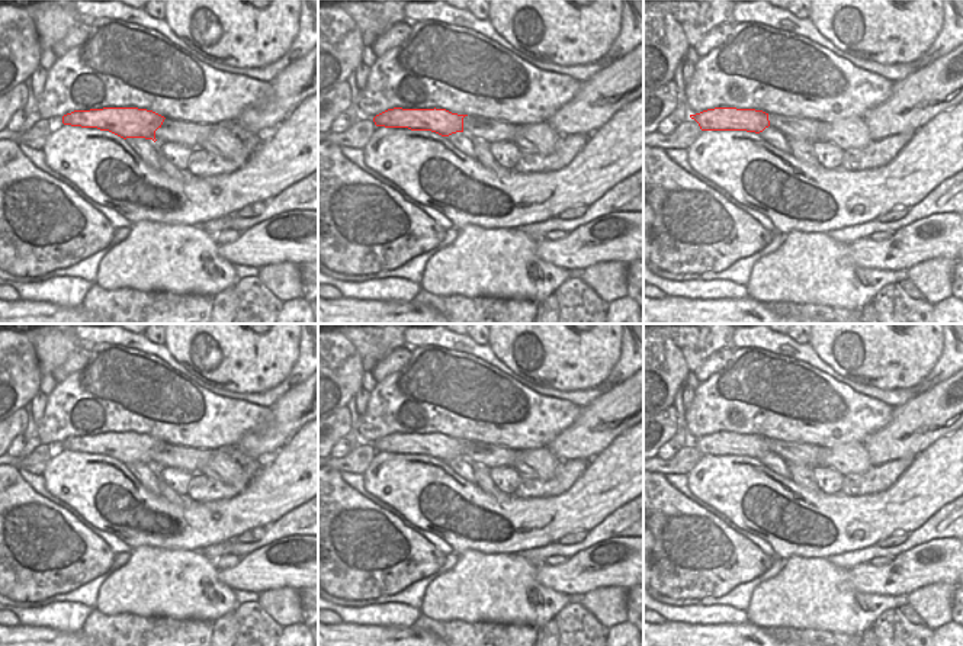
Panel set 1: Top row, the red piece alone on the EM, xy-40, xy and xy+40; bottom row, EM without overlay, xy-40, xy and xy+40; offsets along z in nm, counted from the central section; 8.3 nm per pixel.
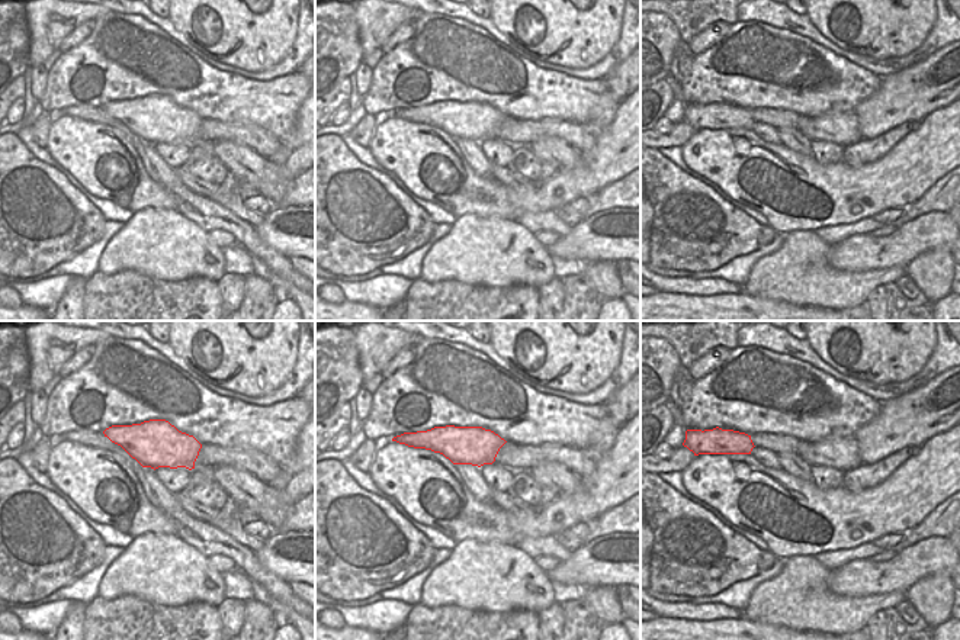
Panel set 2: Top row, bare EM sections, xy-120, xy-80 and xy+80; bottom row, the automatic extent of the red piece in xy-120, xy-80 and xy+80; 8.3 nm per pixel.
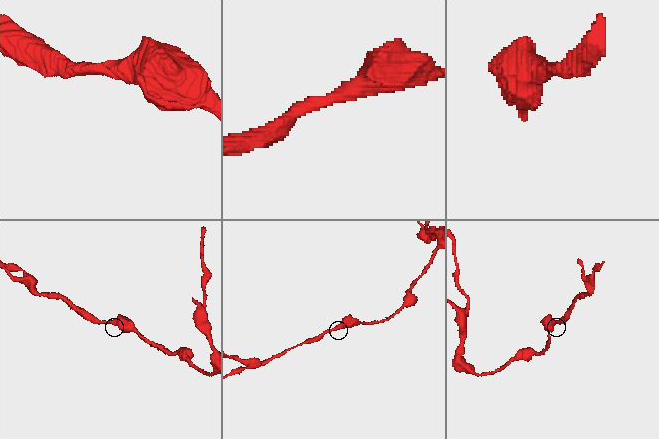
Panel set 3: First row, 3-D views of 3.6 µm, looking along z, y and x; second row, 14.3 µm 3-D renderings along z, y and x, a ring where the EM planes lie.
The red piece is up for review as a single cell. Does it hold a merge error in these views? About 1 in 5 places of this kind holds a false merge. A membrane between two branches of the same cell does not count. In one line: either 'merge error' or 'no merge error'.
no merge error

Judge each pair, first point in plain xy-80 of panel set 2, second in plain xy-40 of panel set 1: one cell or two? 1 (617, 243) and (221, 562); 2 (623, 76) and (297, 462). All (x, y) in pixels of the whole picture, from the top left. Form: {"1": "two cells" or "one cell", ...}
{"1": "two cells", "2": "two cells"}

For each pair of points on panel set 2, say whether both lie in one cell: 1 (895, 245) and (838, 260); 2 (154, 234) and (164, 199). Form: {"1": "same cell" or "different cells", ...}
{"1": "same cell", "2": "different cells"}

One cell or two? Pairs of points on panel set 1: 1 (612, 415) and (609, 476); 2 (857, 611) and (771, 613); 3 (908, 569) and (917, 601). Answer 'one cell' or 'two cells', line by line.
1: two cells
2: one cell
3: two cells

